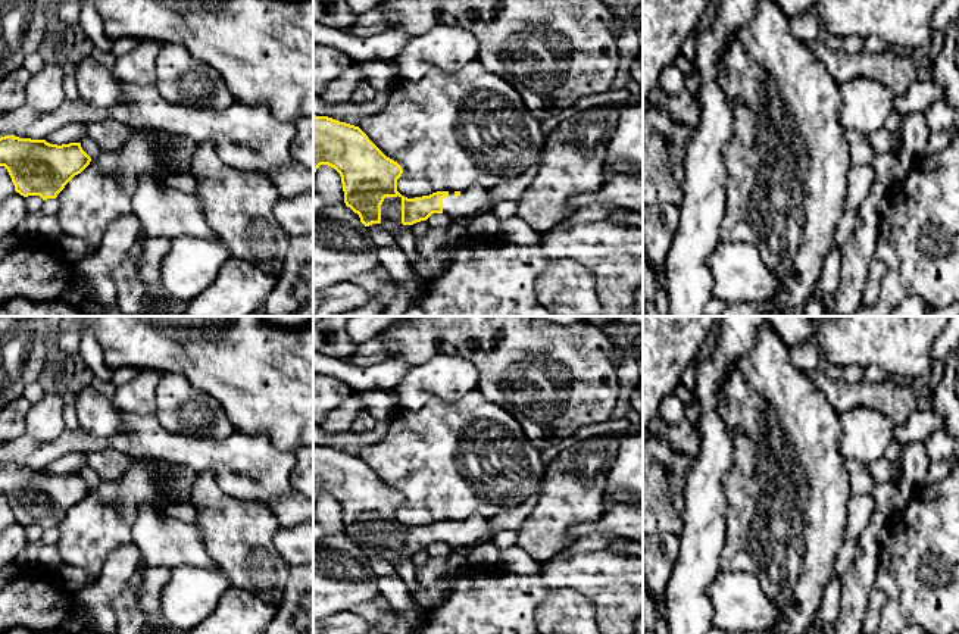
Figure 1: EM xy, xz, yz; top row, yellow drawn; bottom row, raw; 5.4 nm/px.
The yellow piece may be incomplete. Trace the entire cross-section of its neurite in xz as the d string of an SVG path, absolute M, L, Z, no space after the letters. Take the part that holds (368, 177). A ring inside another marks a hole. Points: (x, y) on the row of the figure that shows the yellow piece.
M313 115L313 175L321 165L340 174L344 203L365 227L381 224L385 197L402 199L403 225L427 221L432 213L444 213L453 221L471 218L491 203L490 190L475 184L463 191L407 199L397 191L402 166L387 157L359 127Z

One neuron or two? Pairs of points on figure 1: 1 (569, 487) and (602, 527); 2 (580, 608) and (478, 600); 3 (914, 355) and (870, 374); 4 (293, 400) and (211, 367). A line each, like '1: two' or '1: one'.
1: two
2: one
3: two
4: one

